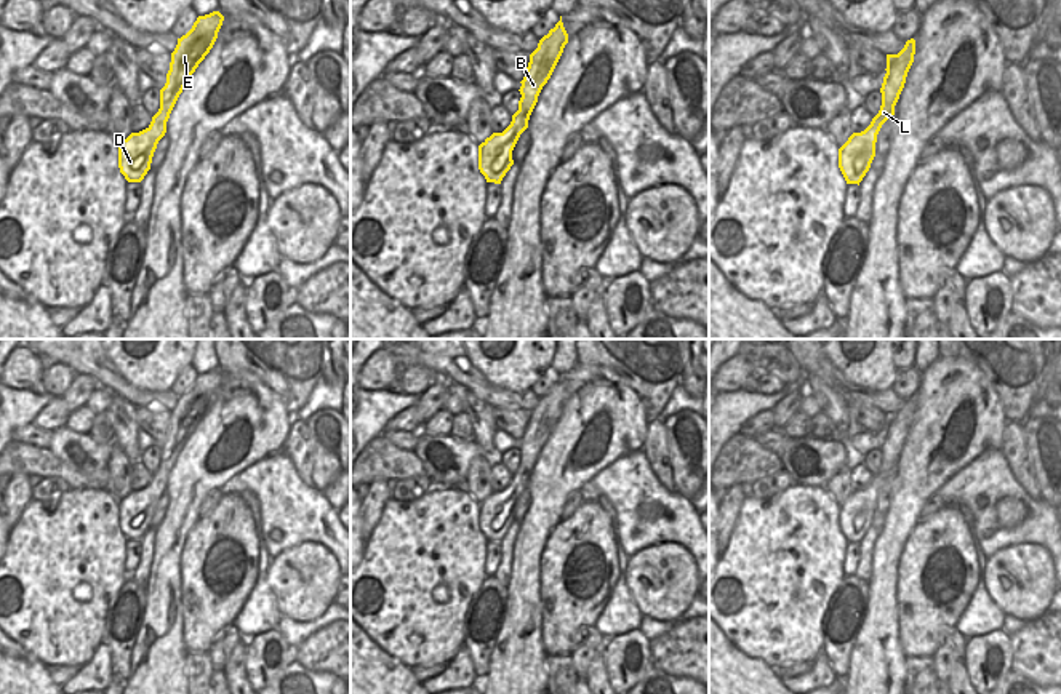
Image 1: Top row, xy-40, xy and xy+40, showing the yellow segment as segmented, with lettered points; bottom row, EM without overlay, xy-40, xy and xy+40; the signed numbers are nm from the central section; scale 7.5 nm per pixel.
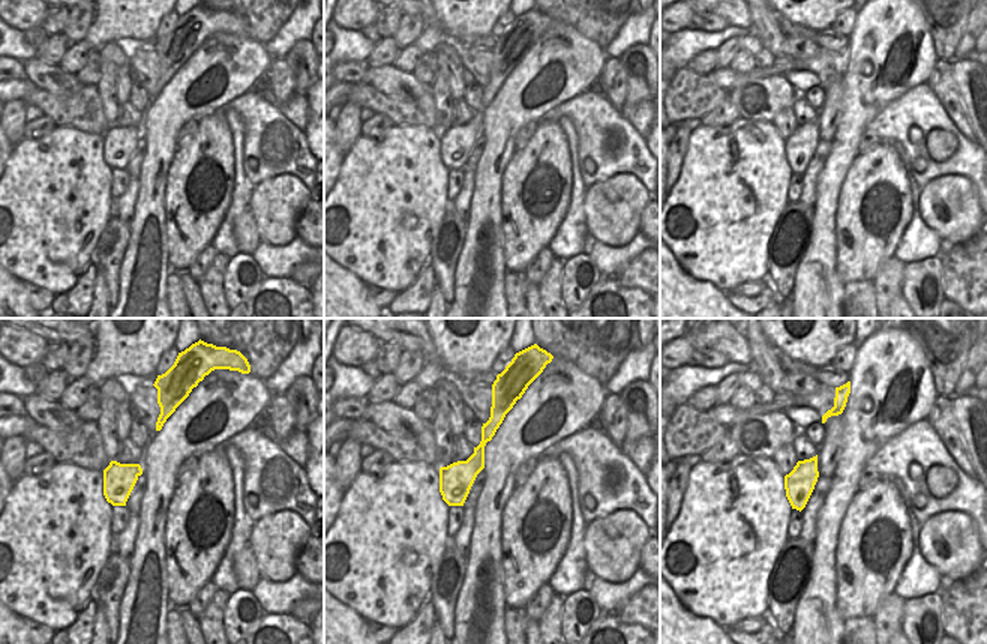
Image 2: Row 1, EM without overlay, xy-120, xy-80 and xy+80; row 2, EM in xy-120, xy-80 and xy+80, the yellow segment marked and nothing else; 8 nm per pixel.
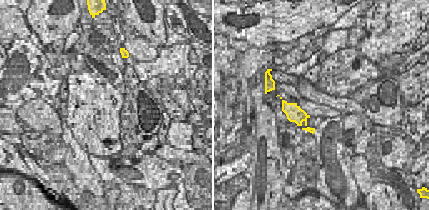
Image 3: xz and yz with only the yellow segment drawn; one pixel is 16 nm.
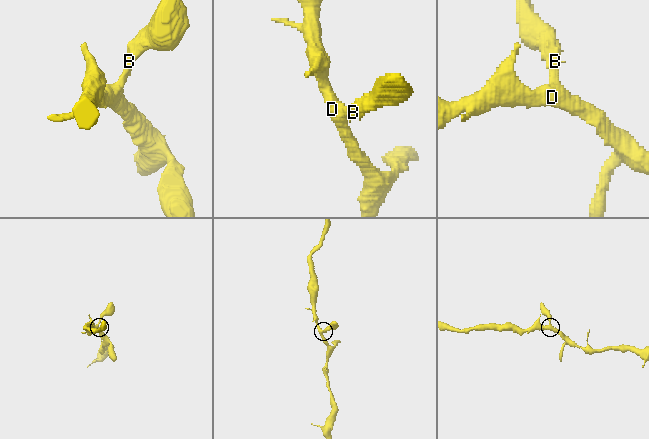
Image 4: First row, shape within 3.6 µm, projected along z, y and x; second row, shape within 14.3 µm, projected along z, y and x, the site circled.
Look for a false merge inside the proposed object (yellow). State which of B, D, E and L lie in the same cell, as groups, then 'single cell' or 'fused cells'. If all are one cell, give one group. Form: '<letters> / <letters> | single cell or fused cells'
B D E L | single cell

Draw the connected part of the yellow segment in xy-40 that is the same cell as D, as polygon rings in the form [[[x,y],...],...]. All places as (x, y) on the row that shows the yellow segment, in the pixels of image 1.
[[[219,11],[198,16],[192,29],[178,38],[178,45],[171,53],[166,83],[160,90],[158,112],[146,130],[131,133],[118,142],[118,168],[128,182],[141,182],[150,170],[157,144],[166,133],[170,114],[186,83],[213,48],[222,21],[224,16]]]

